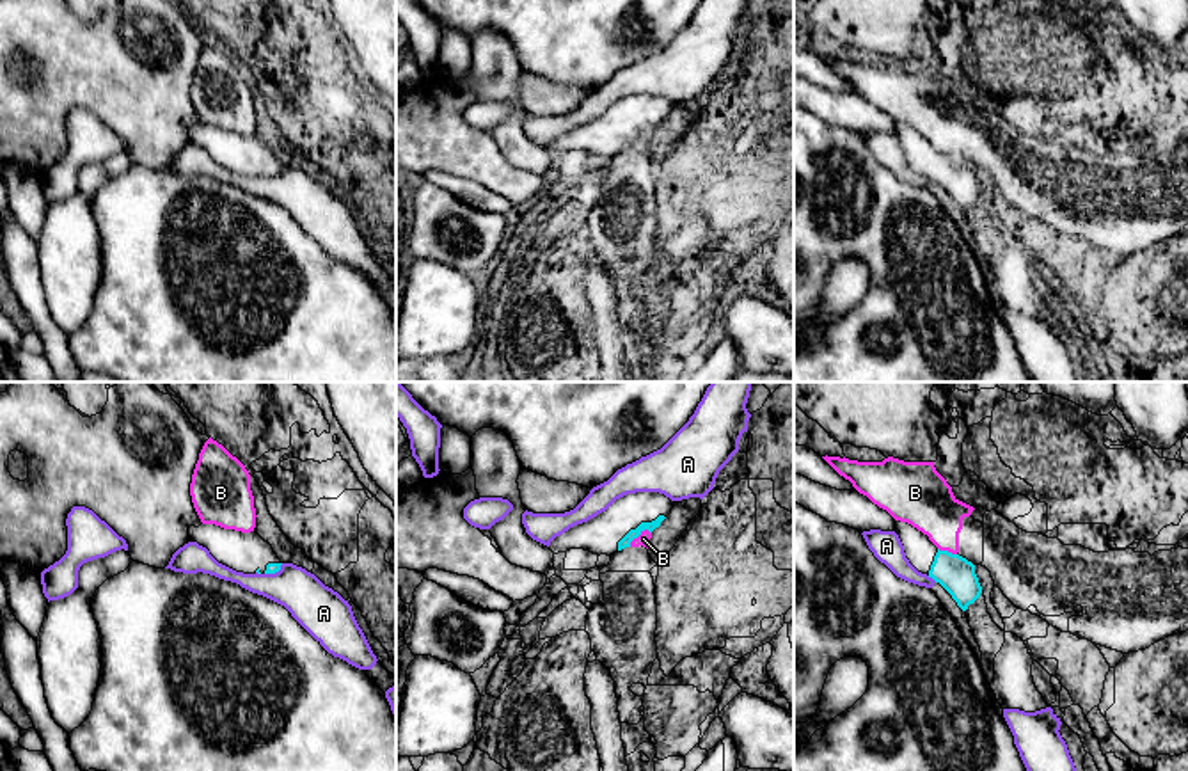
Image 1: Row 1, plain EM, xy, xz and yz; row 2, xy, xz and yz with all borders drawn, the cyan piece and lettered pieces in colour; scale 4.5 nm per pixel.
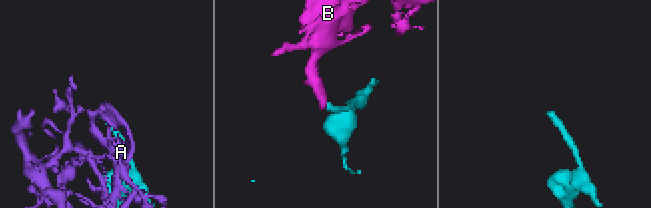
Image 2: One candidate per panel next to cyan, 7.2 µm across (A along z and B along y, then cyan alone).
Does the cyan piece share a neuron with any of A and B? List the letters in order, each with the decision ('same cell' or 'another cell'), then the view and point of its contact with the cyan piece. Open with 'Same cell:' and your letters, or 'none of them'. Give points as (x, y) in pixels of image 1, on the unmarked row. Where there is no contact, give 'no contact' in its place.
Same cell: none of them
A: another cell | yz (933, 180)
B: another cell | xz (638, 137)

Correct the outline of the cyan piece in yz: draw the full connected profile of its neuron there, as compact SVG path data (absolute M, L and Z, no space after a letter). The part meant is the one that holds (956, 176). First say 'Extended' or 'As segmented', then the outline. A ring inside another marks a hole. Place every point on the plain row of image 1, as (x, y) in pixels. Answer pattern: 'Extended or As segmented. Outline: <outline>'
Extended. Outline: M895 123L895 135L909 165L939 185L962 213L980 199L982 188L971 163L959 156L939 153L927 137L907 124Z

